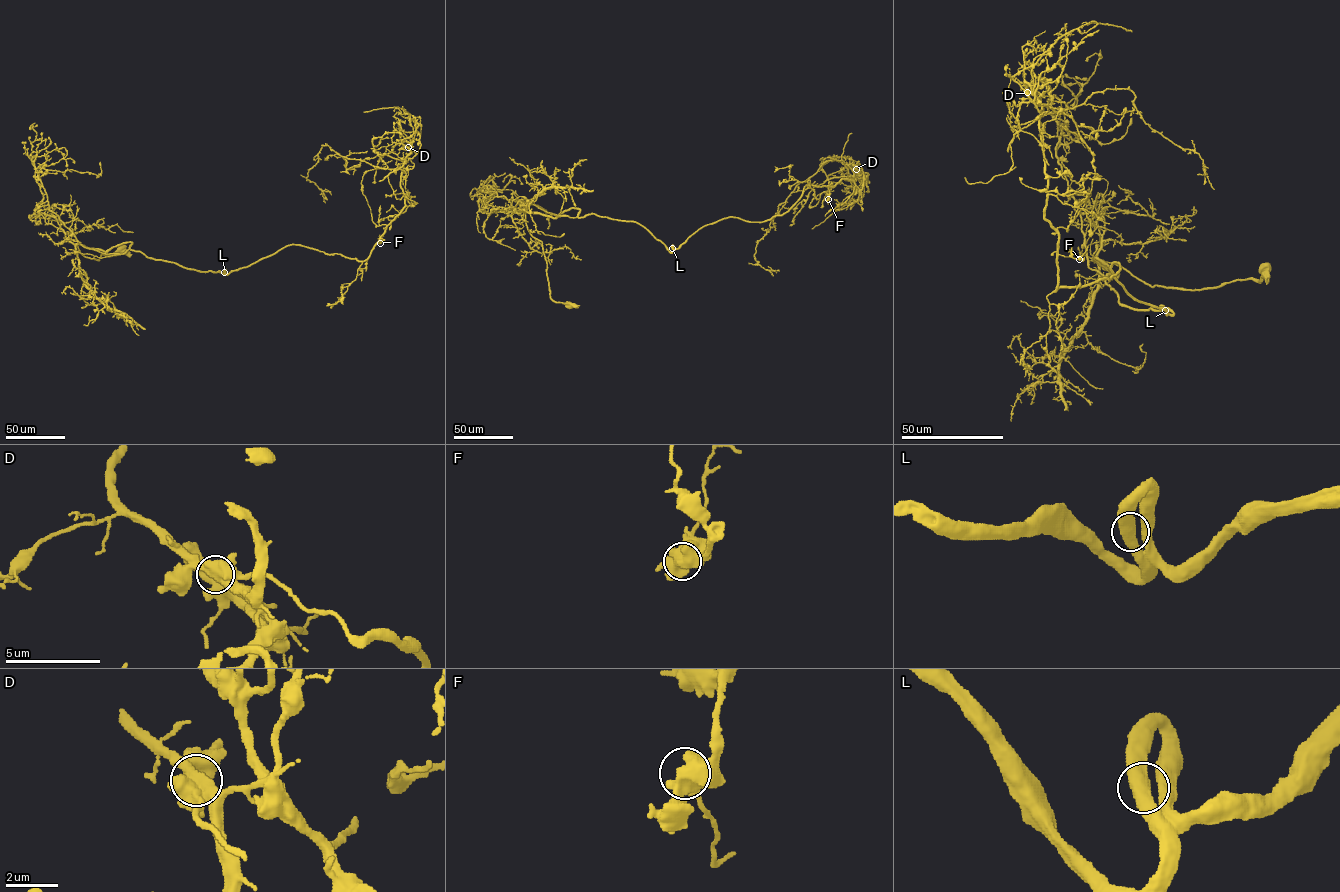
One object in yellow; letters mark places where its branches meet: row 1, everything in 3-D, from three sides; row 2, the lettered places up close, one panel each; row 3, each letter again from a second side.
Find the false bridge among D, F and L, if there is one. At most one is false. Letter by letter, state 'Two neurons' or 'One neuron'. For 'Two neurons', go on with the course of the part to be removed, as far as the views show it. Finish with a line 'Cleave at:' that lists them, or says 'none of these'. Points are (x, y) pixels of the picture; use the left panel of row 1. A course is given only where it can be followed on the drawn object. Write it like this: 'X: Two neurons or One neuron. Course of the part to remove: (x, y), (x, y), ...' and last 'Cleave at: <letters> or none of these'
D: Two neurons. Course of the part to remove: (408, 147), (410, 153), (397, 169), (348, 159), (322, 145), (318, 160), (306, 178), (321, 190), (325, 203)
F: One neuron
L: One neuron
Cleave at: D

